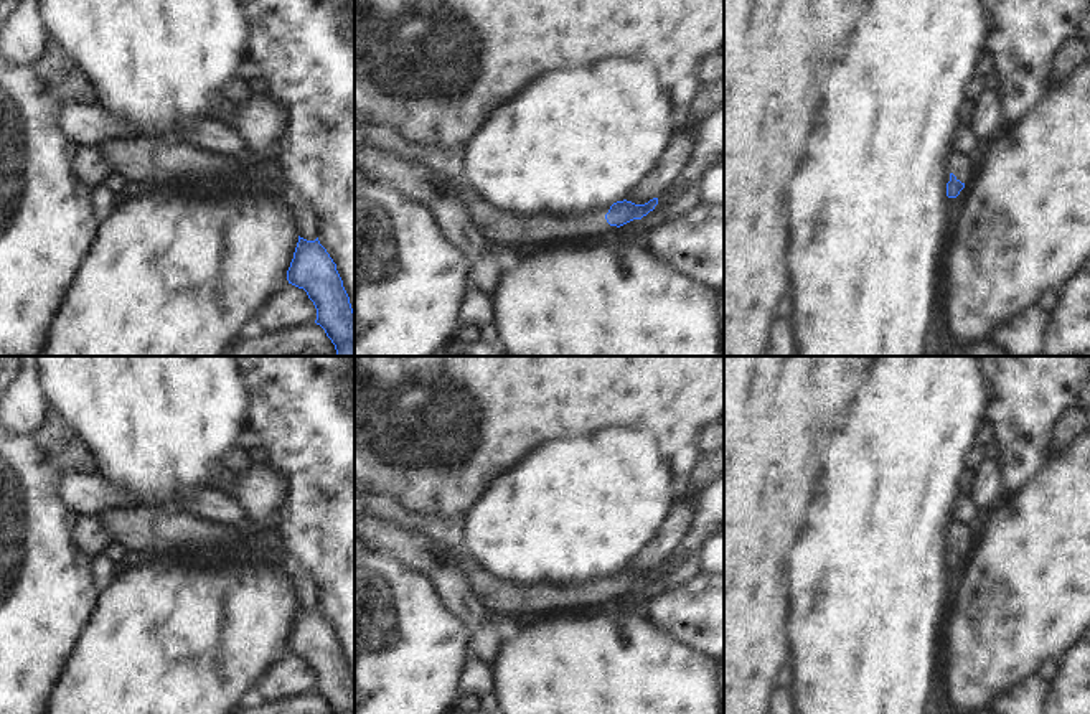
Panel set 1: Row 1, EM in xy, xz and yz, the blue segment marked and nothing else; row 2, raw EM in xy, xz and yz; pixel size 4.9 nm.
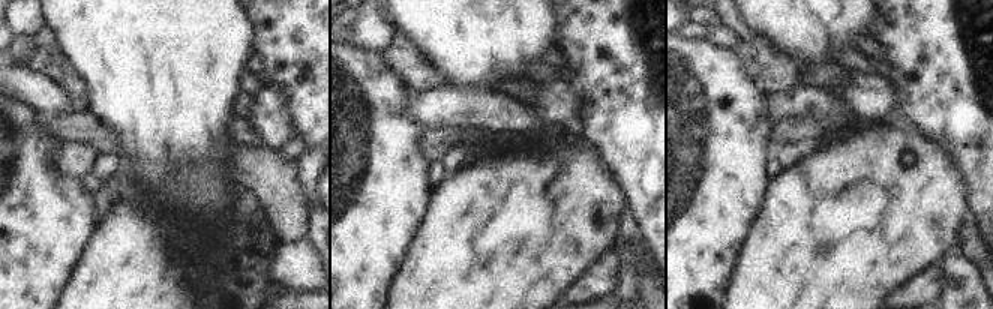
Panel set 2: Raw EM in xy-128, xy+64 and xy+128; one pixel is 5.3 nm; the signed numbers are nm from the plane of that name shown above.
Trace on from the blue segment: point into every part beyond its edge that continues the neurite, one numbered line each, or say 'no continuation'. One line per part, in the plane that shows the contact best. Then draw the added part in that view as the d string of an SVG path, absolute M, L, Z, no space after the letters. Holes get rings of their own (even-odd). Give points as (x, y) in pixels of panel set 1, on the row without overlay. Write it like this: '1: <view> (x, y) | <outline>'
1: yz (962, 536) | M951 523L950 524L950 543L953 543L956 546L956 549L960 549L961 552L968 552L970 551L970 544L973 541L973 533L970 529L970 526L963 526L960 523Z

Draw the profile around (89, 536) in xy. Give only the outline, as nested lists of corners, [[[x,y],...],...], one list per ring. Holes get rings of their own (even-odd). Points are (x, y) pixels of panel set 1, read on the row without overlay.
[[[84,516],[78,519],[74,543],[78,549],[87,557],[102,556],[112,544],[110,538],[96,516]]]

